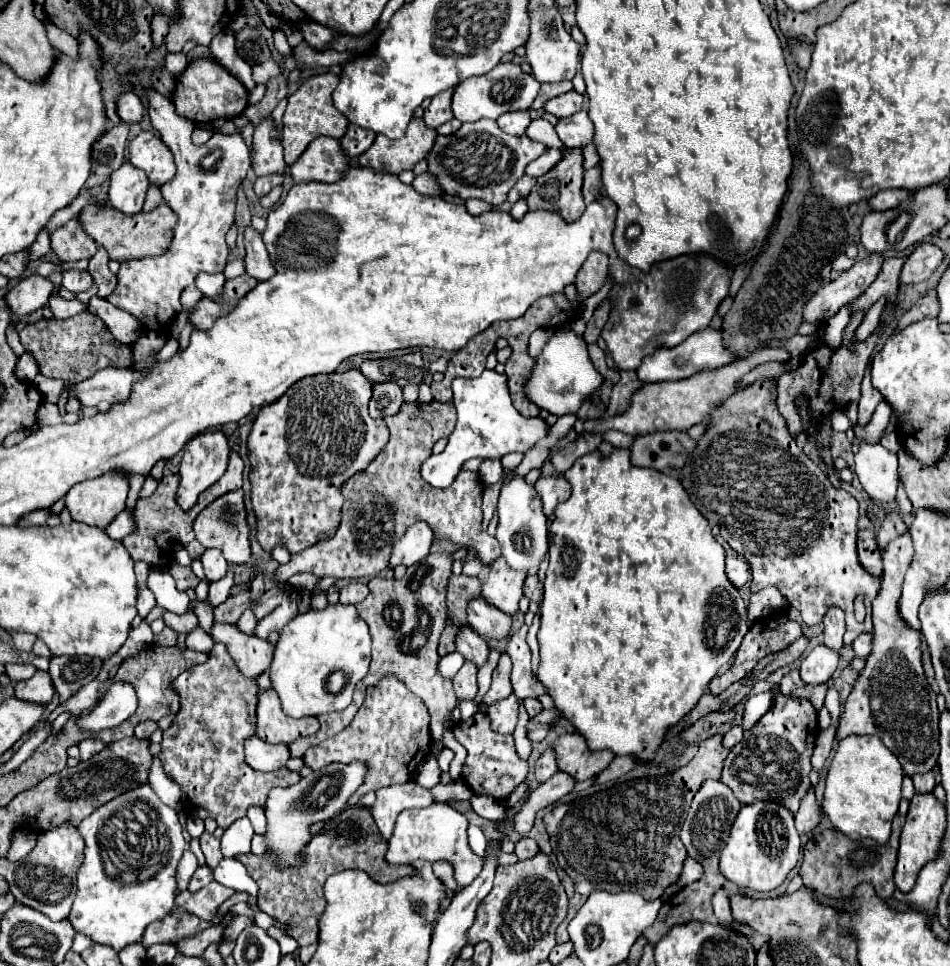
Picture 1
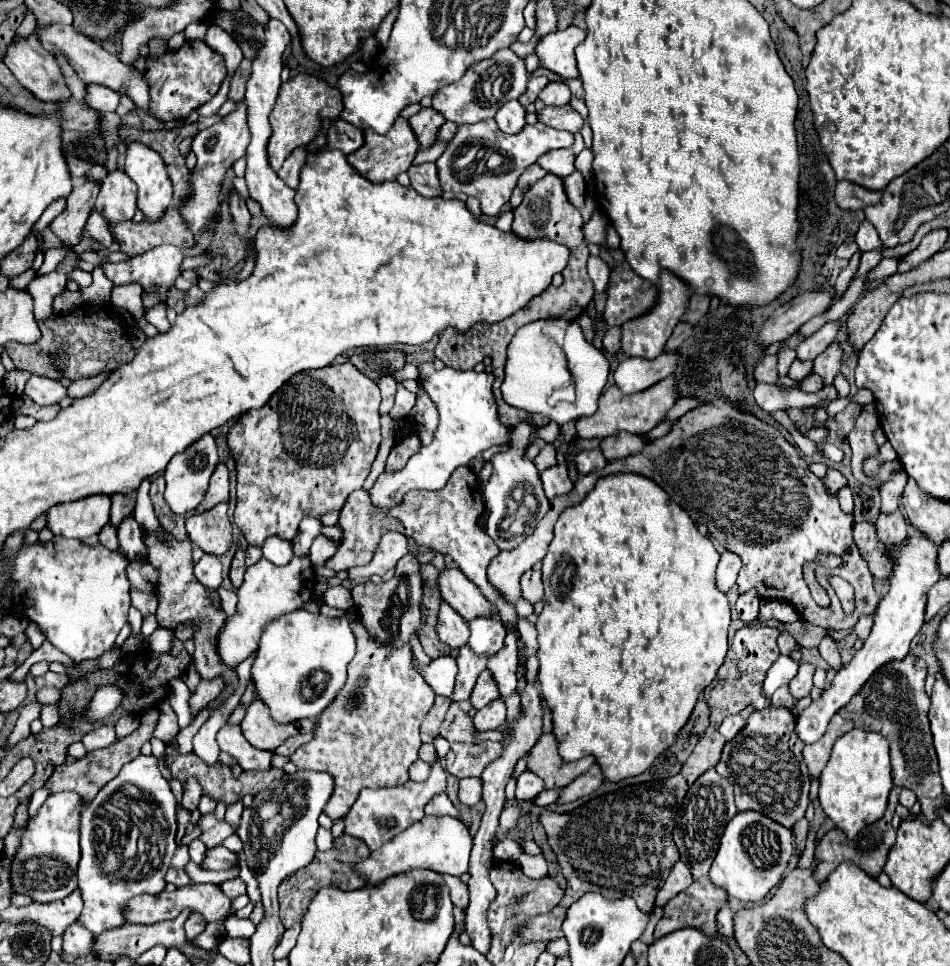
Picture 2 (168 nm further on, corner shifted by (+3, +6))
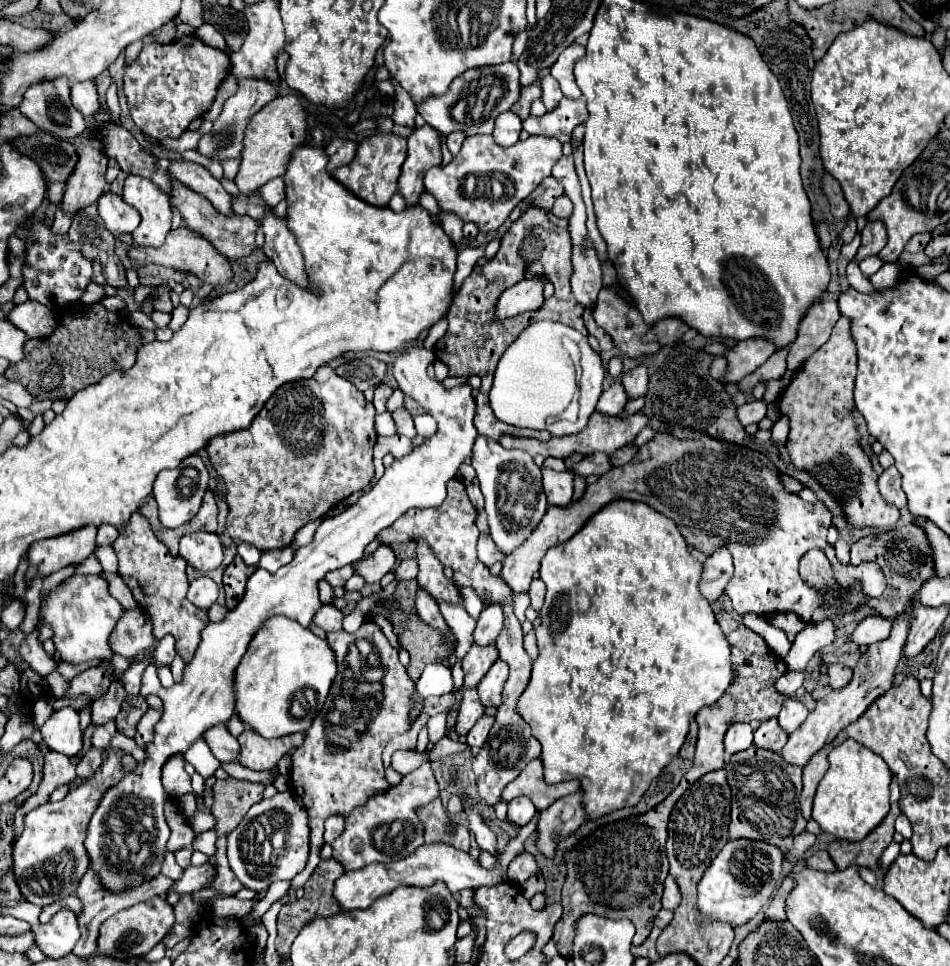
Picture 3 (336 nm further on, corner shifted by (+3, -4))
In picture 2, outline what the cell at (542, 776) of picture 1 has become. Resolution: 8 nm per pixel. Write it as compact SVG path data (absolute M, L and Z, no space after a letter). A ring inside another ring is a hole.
M525 770L519 778L517 778L517 790L515 790L515 798L519 802L531 802L535 800L535 796L543 790L543 780L539 780L533 772Z

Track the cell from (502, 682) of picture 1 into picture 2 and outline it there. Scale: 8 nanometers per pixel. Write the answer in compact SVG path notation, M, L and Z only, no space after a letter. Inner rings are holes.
M483 670L479 674L479 678L477 678L477 684L475 684L473 692L471 692L469 702L471 702L471 706L475 710L481 710L483 706L487 706L489 702L493 702L497 698L499 698L499 692L497 692L497 686L493 682L493 676L487 670Z

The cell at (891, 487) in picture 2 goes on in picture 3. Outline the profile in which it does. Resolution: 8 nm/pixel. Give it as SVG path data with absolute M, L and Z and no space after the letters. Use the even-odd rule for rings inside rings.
M895 466L887 468L881 476L879 476L879 490L881 490L881 496L897 506L897 508L905 508L907 506L907 498L905 498L905 492L901 488L901 474Z

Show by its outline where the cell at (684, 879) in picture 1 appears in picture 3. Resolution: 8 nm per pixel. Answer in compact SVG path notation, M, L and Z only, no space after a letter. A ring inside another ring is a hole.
M671 876L665 880L665 892L663 892L661 904L663 908L669 908L669 910L675 910L681 904L681 890L677 888L677 882Z

